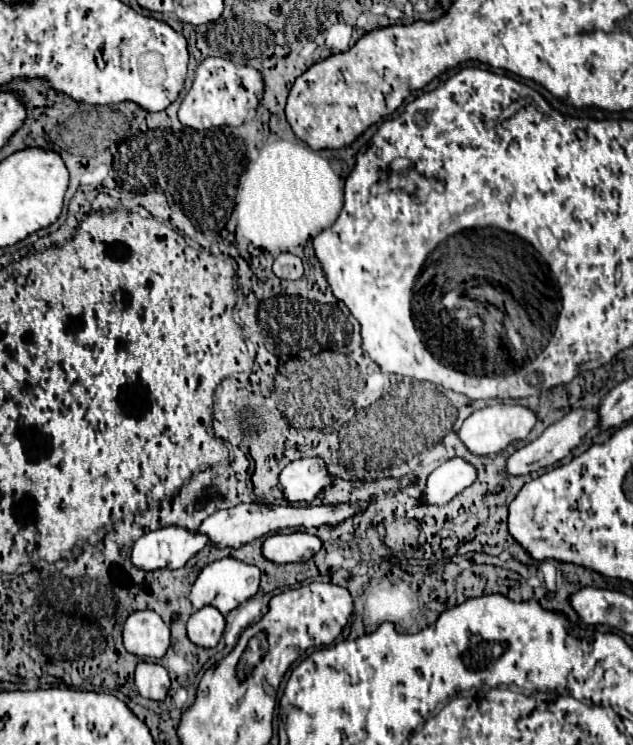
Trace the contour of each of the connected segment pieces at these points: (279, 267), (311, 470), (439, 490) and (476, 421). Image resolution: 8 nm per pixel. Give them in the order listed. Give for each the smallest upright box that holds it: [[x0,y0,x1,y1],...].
[[273,252,303,280],[279,458,333,504],[419,458,477,506],[459,404,535,456]]

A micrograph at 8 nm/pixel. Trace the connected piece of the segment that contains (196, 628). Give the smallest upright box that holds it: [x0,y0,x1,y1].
[187,606,225,648]

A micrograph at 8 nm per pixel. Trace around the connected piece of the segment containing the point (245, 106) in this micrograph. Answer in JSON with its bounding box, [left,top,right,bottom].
[179,58,263,130]

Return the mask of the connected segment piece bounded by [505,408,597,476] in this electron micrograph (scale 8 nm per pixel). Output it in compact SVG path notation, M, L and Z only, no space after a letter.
M575 410L575 412L569 412L565 418L561 418L559 422L551 424L551 428L547 428L537 440L533 440L531 444L515 450L507 462L505 462L505 472L509 476L525 476L529 472L535 472L535 470L541 470L541 468L547 468L559 460L563 460L565 456L571 454L571 450L583 440L583 436L587 432L591 432L597 424L597 412L595 410Z

